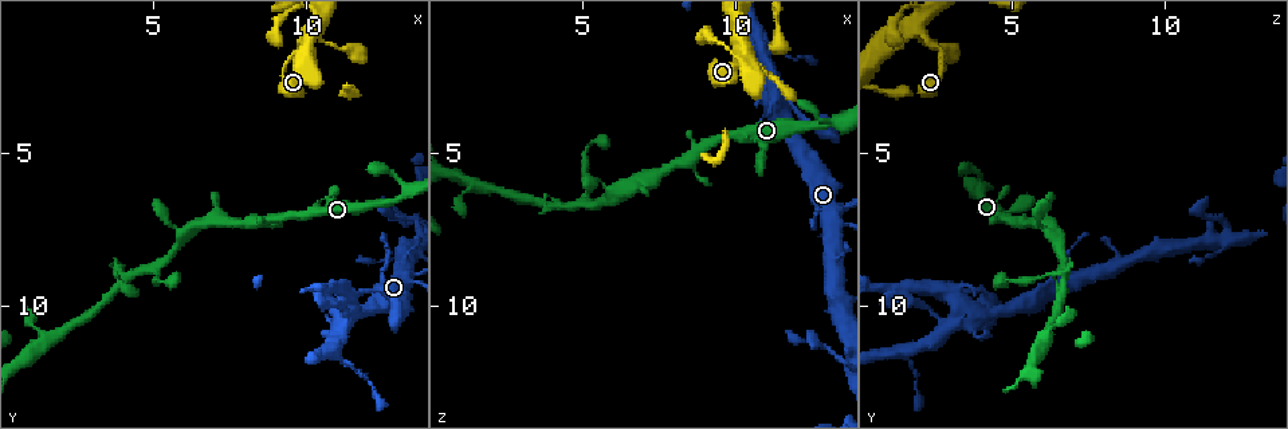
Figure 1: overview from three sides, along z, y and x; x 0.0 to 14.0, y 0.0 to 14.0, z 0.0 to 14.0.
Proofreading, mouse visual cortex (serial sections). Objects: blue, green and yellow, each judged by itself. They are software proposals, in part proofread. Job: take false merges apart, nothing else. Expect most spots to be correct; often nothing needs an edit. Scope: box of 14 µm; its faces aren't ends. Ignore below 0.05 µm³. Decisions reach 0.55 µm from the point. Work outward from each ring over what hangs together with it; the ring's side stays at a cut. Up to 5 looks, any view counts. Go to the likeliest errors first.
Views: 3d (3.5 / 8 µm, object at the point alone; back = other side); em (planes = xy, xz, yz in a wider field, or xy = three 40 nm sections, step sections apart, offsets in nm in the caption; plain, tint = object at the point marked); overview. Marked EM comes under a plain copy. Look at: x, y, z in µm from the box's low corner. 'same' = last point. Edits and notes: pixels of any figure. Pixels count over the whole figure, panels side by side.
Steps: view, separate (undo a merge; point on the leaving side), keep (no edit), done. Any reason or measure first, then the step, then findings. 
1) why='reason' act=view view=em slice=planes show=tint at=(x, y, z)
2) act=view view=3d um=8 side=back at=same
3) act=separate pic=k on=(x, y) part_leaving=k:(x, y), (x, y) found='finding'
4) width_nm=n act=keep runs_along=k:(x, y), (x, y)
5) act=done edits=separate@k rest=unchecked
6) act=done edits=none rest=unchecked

why='looks like a crossing' act=view view=3d um=3.5 at=(10.3, 0.8, 2.0)

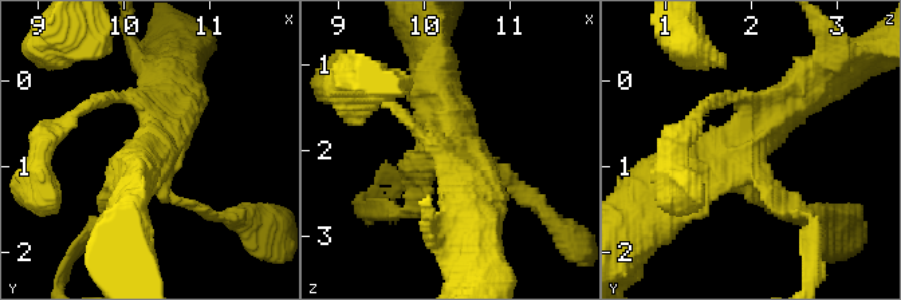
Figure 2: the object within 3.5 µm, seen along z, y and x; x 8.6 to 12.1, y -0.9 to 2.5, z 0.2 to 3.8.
act=keep runs_along=2:(801, 214), (746, 157), (667, 186) found='all the same cell'

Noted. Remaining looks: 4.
why='abrupt turn' act=view view=3d um=3.5 at=(13.3, 8.9, 7.4)

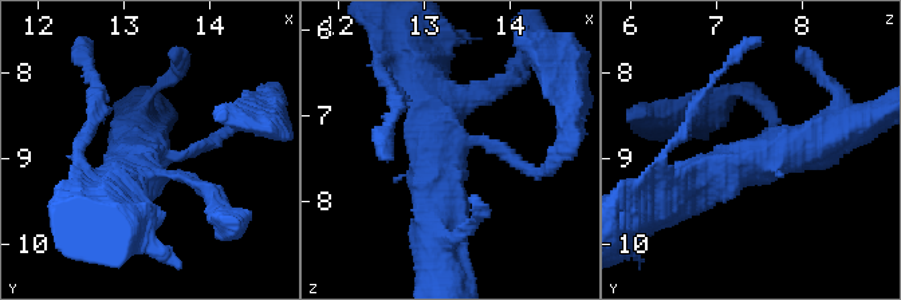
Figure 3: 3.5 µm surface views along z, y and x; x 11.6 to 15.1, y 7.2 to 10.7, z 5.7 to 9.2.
act=view view=em slice=planes show=tint at=(13.35, 9.00, 7.30)

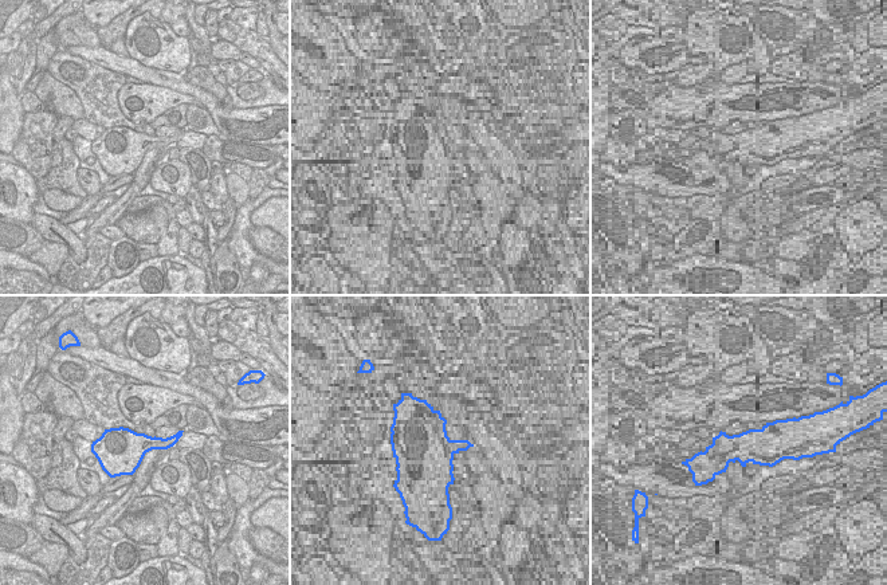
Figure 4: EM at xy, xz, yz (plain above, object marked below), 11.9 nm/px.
act=keep found='all the same cell'

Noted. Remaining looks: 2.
act=done edits=none rest=unchecked

